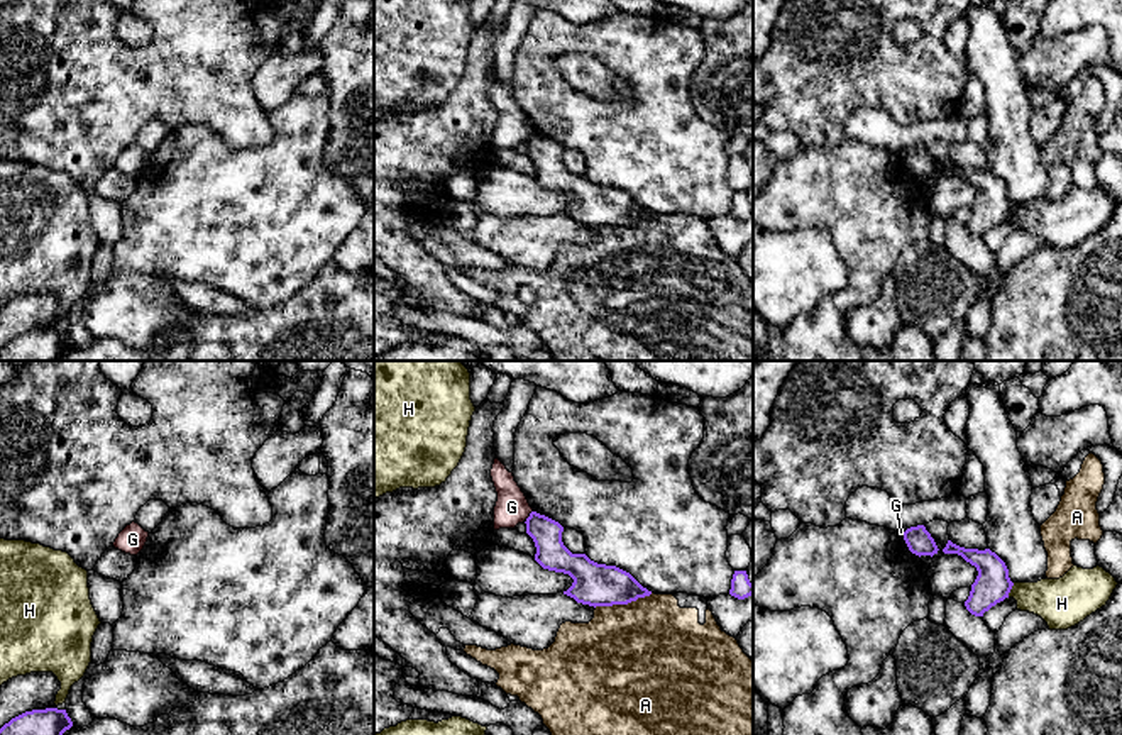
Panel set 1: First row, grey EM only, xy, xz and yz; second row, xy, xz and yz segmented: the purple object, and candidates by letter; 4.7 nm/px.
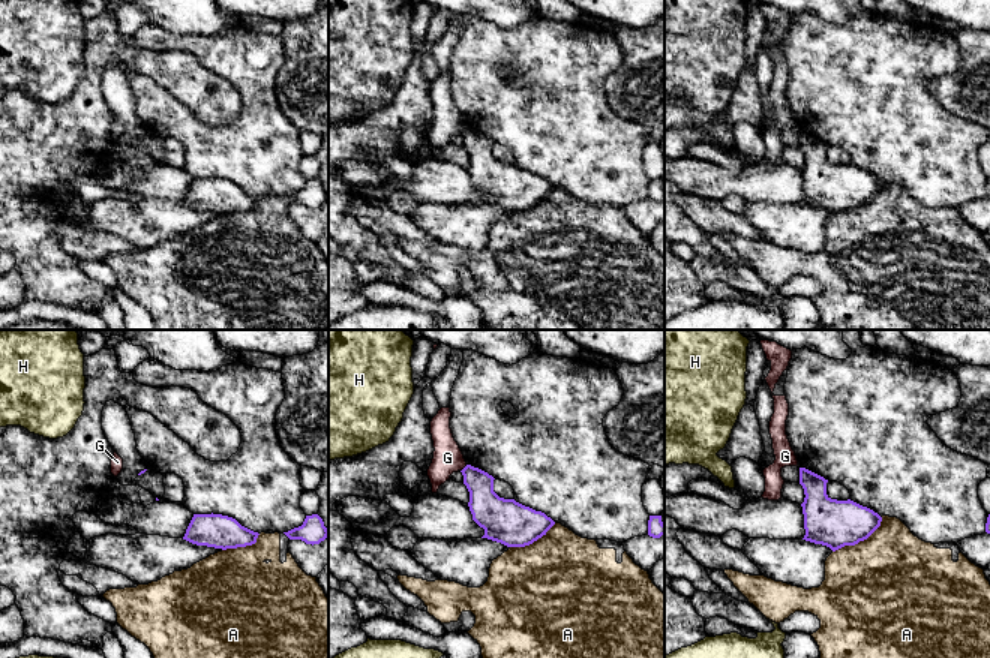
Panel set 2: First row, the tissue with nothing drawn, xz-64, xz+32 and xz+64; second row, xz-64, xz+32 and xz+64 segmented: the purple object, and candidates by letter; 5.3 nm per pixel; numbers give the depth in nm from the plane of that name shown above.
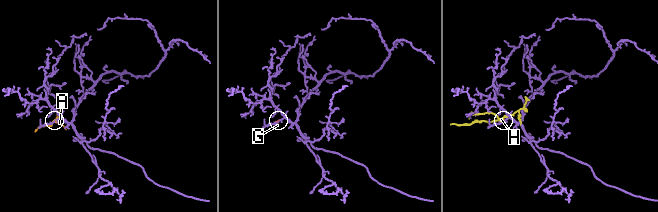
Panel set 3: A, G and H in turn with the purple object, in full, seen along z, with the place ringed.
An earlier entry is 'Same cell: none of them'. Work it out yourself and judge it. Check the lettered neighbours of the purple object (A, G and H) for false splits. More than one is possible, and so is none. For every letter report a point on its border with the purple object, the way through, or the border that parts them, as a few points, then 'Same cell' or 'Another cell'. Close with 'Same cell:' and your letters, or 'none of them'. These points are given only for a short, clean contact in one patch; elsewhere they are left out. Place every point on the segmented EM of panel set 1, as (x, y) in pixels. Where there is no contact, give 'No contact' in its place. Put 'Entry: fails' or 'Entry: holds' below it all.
A: Touches purple at xz (623, 603). Another cell
G: Touches purple at xz (528, 517). Boundary: xz (532, 510), (525, 522). Another cell
H: Touches purple at yz (1011, 588). Another cell
Same cell: none of them
Entry: holds

